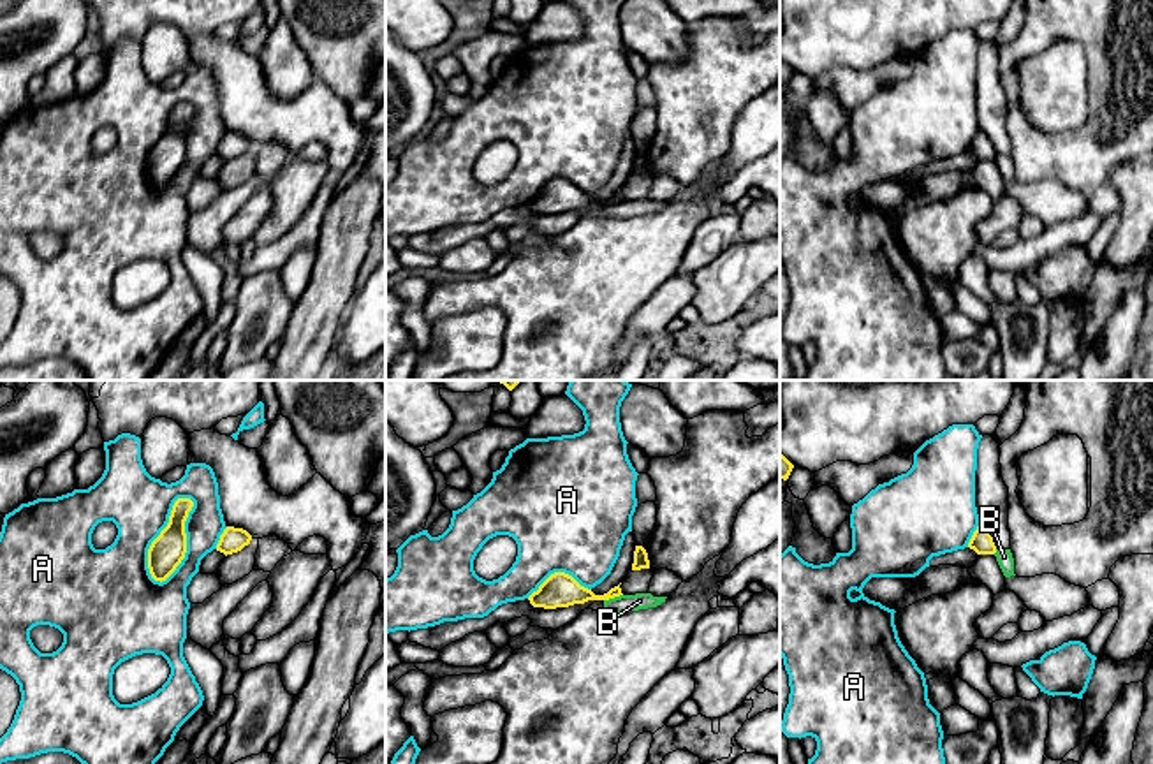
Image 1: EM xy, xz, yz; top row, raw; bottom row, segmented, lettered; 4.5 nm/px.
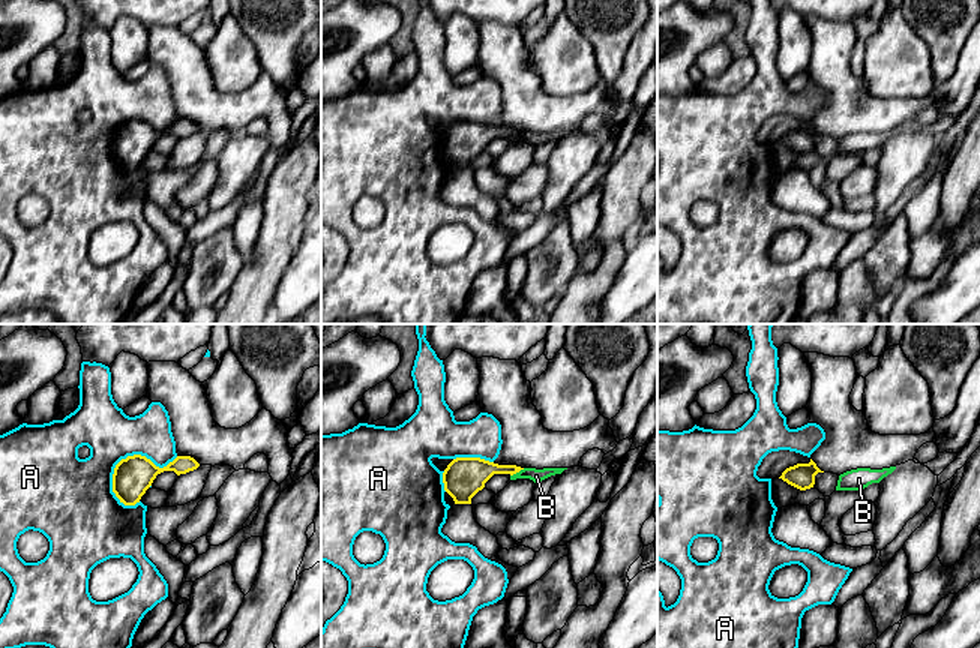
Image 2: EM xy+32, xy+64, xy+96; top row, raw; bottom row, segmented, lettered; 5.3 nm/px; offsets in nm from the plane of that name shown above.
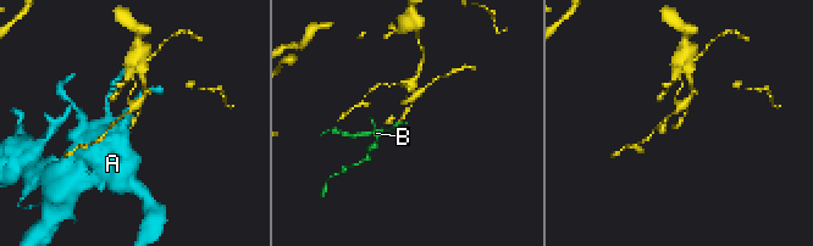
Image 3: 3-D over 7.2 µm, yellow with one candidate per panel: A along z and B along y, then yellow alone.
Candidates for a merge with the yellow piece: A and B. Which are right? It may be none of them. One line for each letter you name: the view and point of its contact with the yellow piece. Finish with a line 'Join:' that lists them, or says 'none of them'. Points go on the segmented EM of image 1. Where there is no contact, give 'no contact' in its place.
Join: none of them

